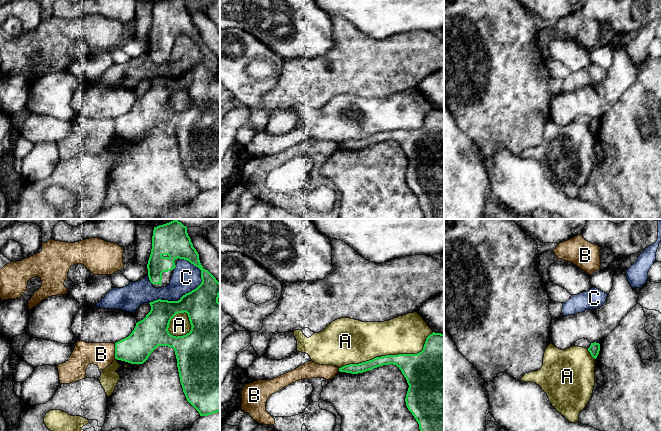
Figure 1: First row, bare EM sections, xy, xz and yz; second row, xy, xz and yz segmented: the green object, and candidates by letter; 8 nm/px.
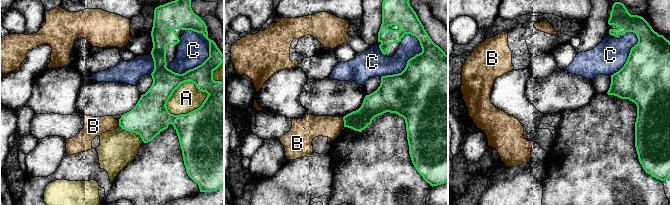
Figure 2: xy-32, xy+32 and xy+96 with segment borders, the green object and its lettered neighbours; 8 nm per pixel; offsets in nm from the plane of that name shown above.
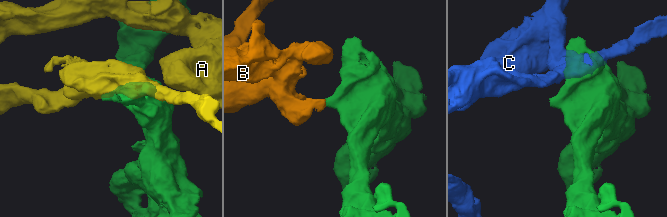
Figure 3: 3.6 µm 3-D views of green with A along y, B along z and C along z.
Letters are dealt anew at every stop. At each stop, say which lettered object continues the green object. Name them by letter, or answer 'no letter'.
no letter

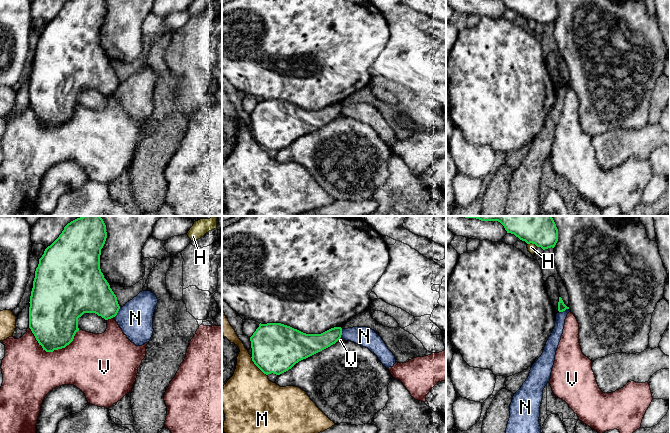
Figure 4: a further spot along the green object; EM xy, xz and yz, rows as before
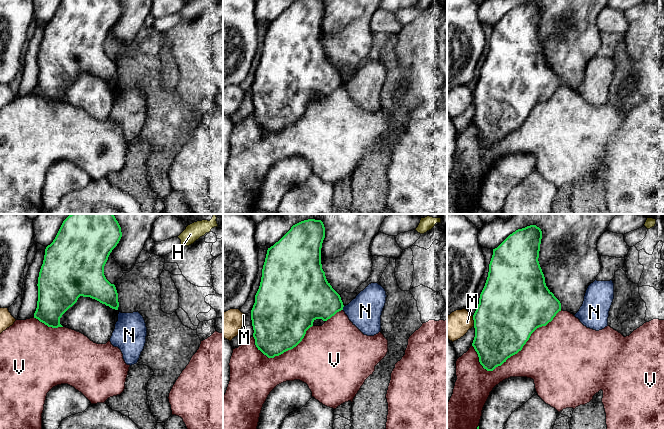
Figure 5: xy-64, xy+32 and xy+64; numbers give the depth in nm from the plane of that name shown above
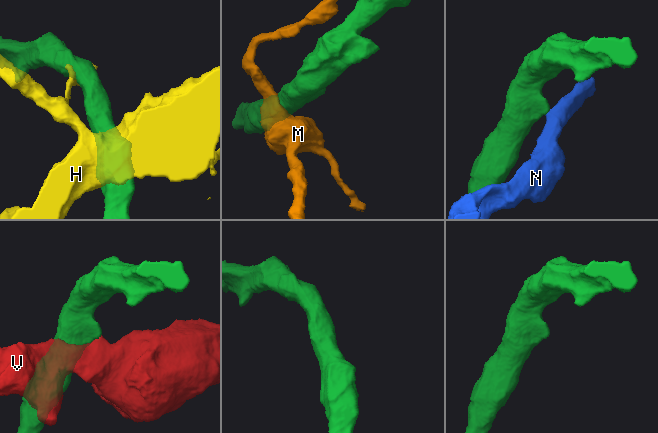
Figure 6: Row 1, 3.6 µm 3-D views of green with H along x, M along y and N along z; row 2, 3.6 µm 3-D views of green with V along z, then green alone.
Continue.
no letter

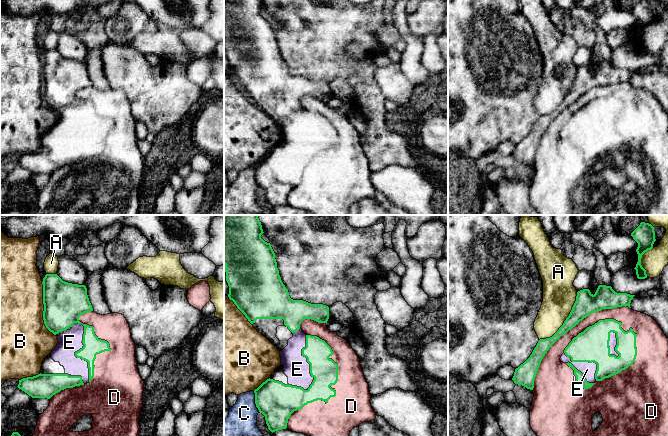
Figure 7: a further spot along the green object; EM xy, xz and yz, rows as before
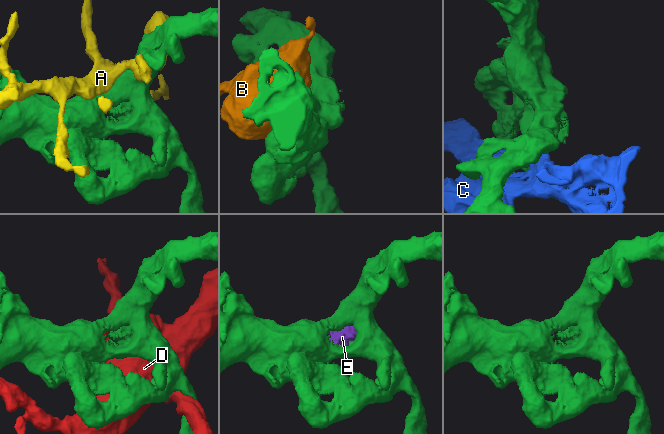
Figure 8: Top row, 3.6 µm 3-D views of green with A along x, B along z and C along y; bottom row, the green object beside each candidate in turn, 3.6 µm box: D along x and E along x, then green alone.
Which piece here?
E

